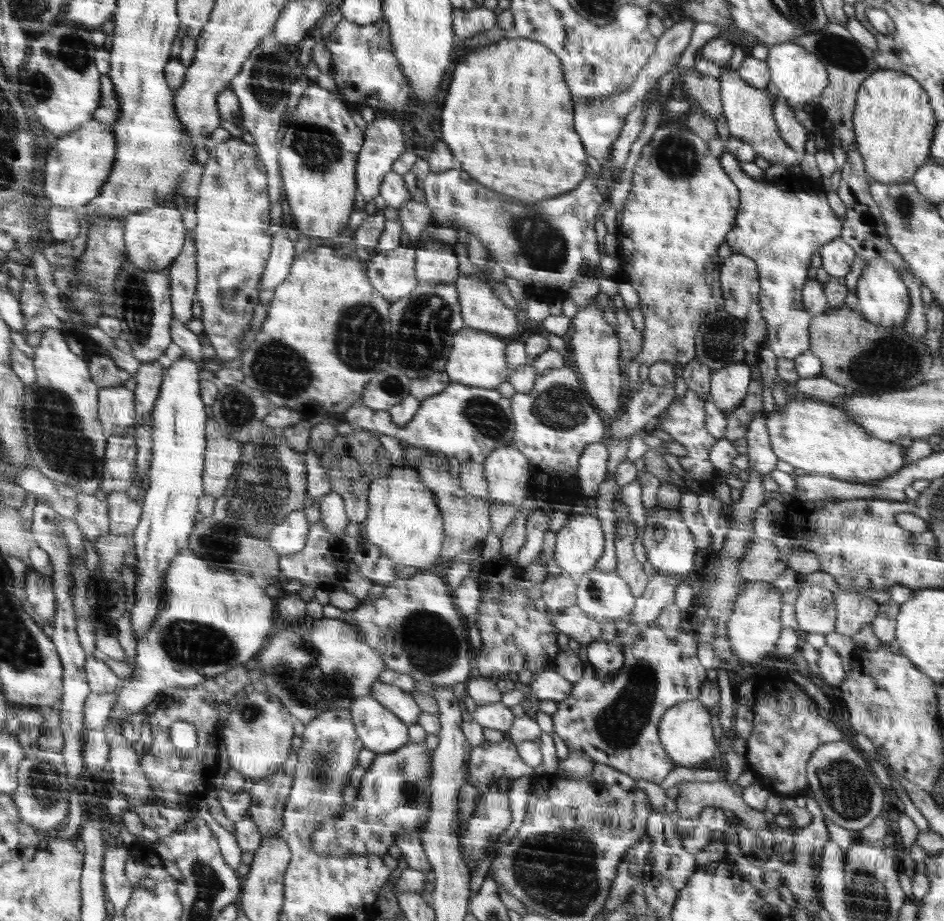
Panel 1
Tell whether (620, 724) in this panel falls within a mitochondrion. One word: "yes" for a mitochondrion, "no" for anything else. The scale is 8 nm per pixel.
yes

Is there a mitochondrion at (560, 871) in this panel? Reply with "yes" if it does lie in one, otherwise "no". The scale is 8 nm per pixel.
yes

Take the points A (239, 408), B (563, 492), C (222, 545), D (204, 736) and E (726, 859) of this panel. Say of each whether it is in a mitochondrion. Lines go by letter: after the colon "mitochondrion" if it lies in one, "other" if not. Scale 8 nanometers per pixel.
A: mitochondrion
B: other
C: mitochondrion
D: other
E: other

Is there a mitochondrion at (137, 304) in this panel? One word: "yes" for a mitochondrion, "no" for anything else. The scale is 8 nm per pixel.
yes

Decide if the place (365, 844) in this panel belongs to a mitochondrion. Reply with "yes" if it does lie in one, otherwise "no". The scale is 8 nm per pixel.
no

